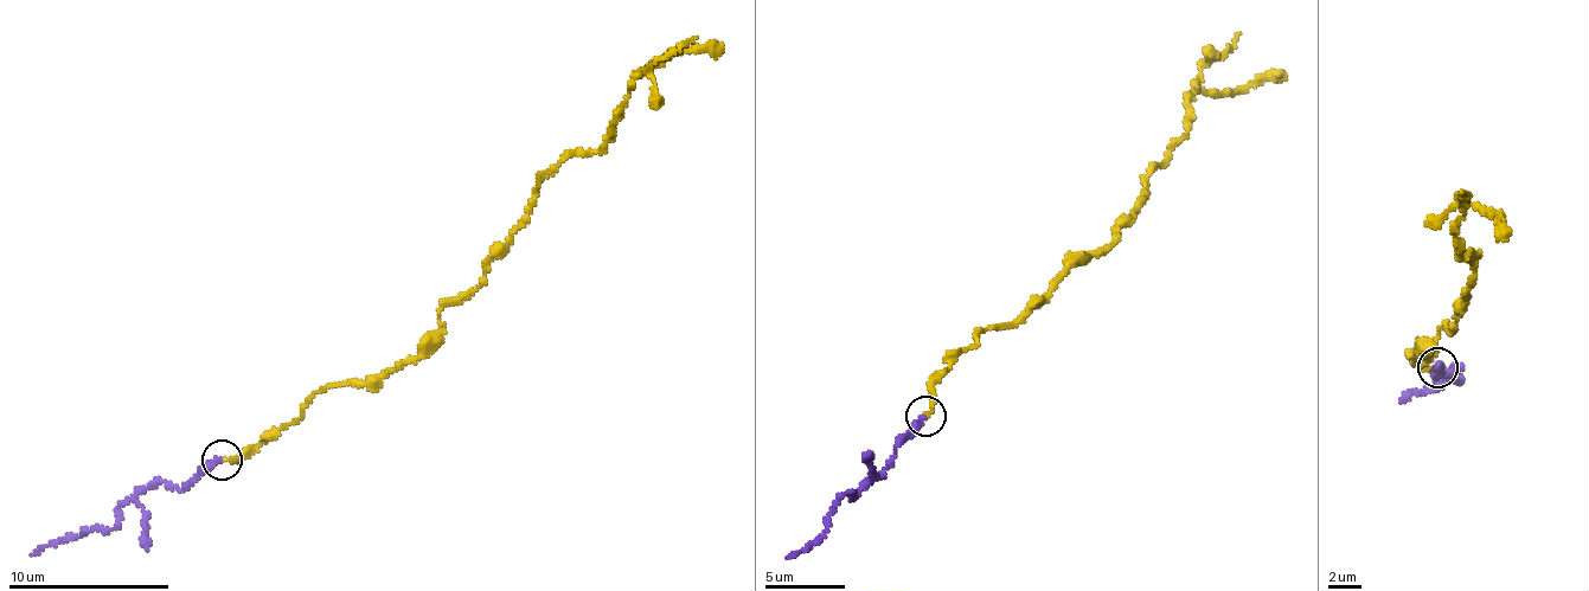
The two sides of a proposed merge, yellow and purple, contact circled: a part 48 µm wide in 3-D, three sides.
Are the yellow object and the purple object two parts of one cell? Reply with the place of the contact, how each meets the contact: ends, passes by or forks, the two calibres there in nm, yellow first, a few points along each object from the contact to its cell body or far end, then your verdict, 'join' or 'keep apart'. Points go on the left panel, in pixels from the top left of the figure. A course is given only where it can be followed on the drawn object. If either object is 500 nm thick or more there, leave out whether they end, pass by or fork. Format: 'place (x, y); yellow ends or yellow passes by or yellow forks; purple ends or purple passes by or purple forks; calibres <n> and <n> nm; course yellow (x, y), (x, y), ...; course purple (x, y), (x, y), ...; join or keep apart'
place (222, 460); yellow ends; purple ends; calibres 180 and 240 nm; course yellow (220, 458), (252, 453), (316, 392), (418, 355), (537, 181), (606, 145), (633, 82), (722, 45); course purple (220, 458), (184, 487), (157, 483), (123, 505), (111, 530), (31, 554); join

